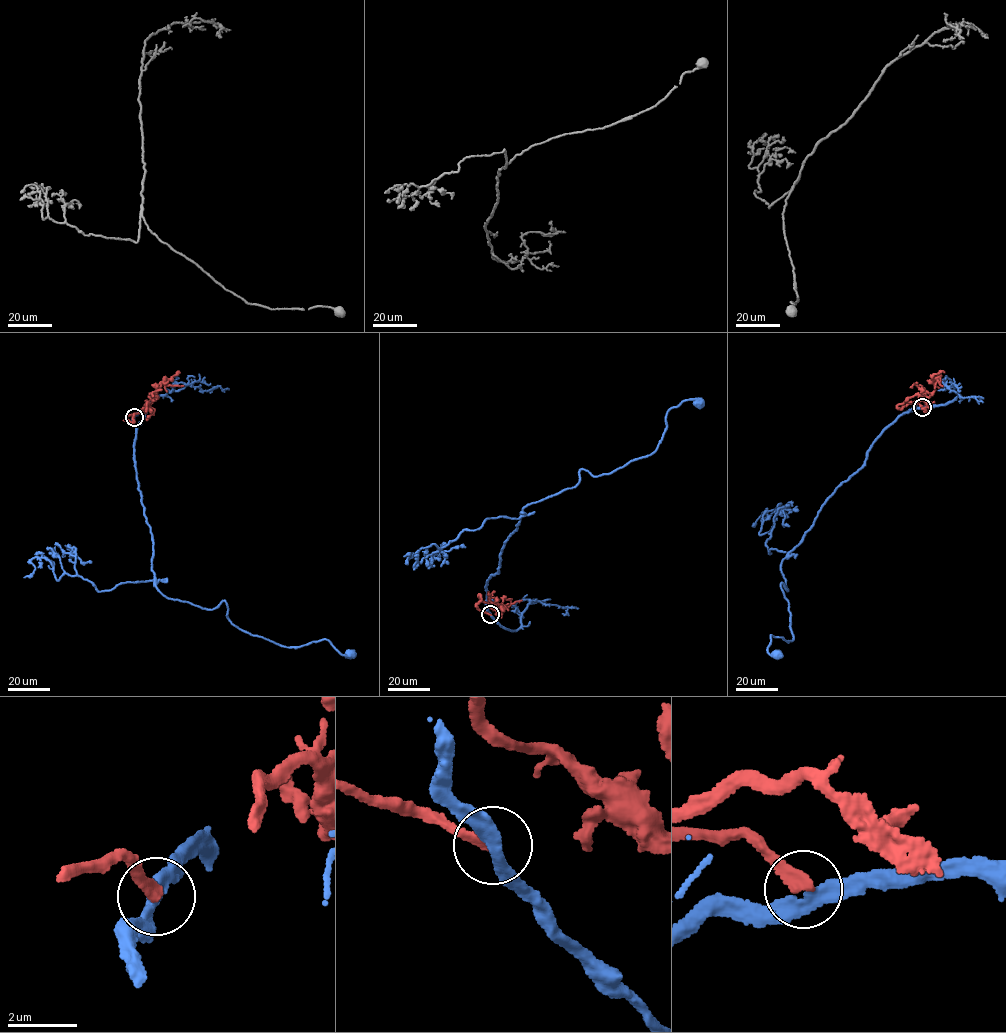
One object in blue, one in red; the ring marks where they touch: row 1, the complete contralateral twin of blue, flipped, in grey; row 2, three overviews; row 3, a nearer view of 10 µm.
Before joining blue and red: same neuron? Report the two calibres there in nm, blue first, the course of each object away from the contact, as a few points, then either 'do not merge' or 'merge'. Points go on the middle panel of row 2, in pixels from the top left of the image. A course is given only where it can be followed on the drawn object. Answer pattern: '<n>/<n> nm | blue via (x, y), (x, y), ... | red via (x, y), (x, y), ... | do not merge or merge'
280/280 nm | blue via (491, 614), (486, 587), (524, 507), (575, 486), (580, 469), (608, 474), (651, 454), (668, 410), (698, 401) | red via (491, 614), (476, 606), (480, 594), (480, 600), (496, 610), (502, 610), (499, 604), (506, 608), (522, 600) | do not merge

